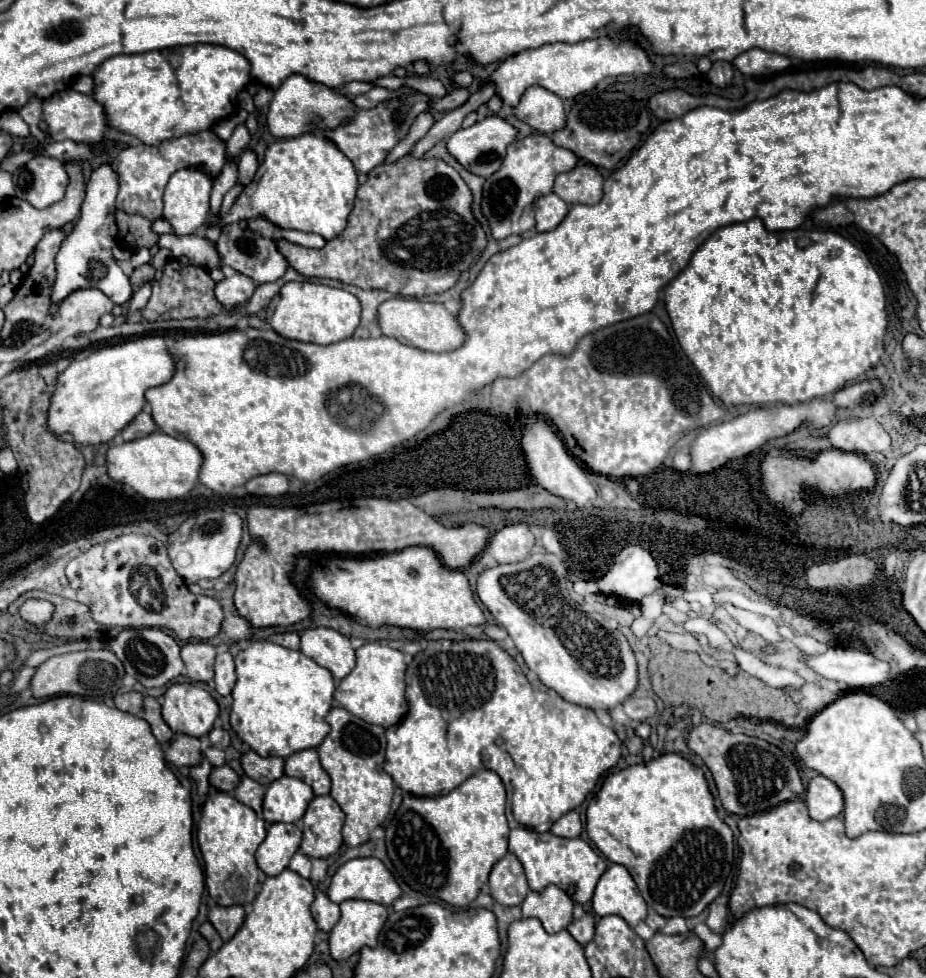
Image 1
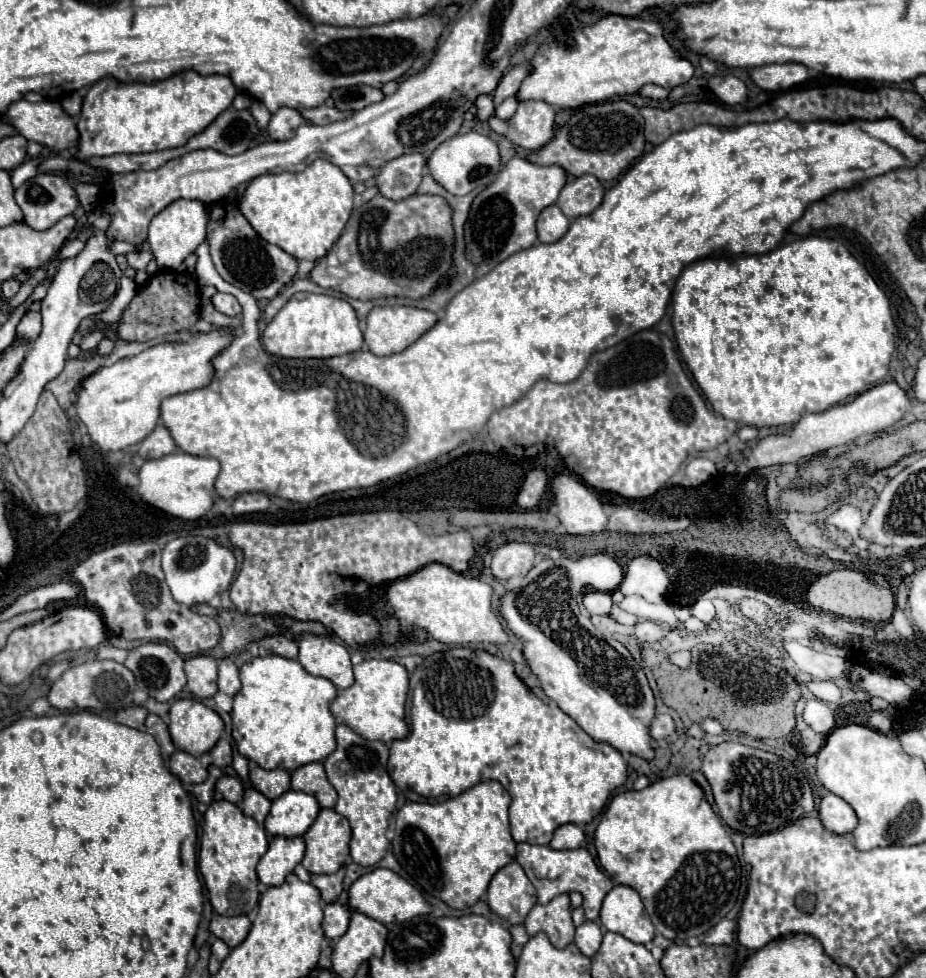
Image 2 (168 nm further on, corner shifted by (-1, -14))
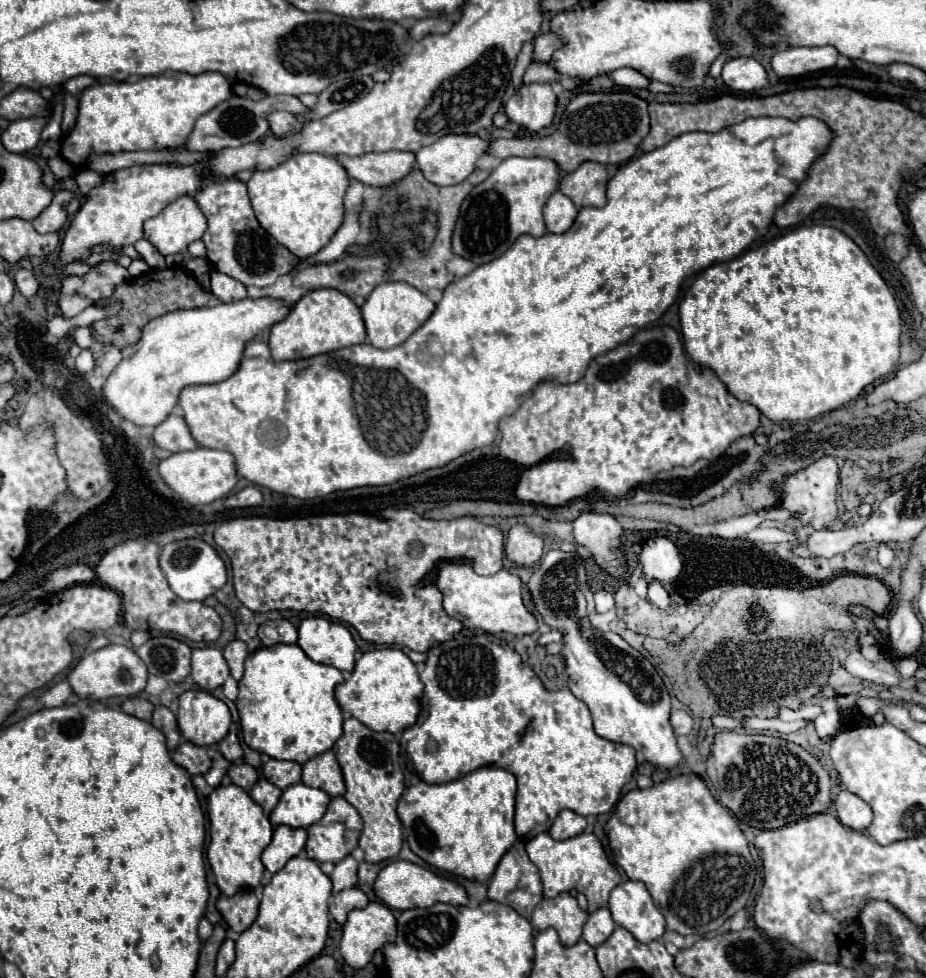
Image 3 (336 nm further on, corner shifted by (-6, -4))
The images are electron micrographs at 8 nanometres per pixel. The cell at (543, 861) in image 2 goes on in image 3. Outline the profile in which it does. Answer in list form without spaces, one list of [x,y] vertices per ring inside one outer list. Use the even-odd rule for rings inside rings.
[[[581,832],[573,838],[567,840],[553,840],[549,834],[539,834],[531,838],[527,844],[527,854],[531,862],[539,868],[541,872],[541,882],[543,882],[543,896],[545,898],[555,898],[561,892],[581,892],[589,900],[589,912],[595,912],[599,908],[605,908],[609,902],[611,890],[621,882],[619,870],[609,862],[605,850],[601,850],[601,840],[595,834]]]

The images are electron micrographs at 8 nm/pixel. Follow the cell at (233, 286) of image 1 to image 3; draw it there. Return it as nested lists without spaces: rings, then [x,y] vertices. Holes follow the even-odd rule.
[[[211,270],[211,292],[221,300],[221,302],[237,302],[247,298],[247,290],[241,282],[237,282],[235,278],[219,272],[219,270]]]

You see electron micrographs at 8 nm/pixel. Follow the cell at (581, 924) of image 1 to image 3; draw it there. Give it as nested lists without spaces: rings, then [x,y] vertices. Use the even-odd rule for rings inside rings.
[[[599,908],[593,914],[589,914],[587,924],[583,926],[583,938],[591,946],[599,946],[611,936],[613,930],[615,930],[615,922],[611,918],[609,908]]]

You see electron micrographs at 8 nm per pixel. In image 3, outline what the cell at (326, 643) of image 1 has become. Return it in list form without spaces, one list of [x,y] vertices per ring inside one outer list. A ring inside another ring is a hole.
[[[319,616],[303,619],[297,644],[313,662],[331,664],[341,672],[351,672],[355,666],[357,646],[351,632],[339,622]]]

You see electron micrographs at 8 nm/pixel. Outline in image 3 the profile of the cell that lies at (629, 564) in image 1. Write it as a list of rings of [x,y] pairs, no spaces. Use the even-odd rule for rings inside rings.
[[[667,536],[651,538],[643,544],[641,552],[643,576],[647,582],[659,580],[669,592],[673,592],[673,584],[683,568],[683,560],[675,542]]]

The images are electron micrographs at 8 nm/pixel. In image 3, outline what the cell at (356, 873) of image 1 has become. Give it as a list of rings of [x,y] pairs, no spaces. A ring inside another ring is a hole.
[[[393,860],[389,862],[375,880],[375,894],[391,908],[391,910],[409,910],[409,908],[429,908],[437,902],[447,902],[455,906],[469,904],[469,896],[465,888],[455,882],[453,878],[447,878],[443,874],[437,874],[433,870],[427,870],[423,866],[417,866],[413,862],[405,860]]]

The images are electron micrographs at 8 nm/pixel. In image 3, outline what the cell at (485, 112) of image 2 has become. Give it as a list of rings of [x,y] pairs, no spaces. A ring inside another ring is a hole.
[[[527,42],[523,48],[521,48],[521,54],[517,58],[517,64],[515,64],[515,70],[513,70],[513,78],[511,78],[511,84],[517,88],[521,84],[521,76],[527,68],[527,64],[531,64],[533,60],[533,42]]]

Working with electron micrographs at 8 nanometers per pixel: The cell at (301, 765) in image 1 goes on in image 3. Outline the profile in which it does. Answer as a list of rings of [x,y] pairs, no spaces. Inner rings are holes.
[[[327,750],[303,764],[303,784],[319,788],[333,796],[345,794],[345,780],[333,750]]]

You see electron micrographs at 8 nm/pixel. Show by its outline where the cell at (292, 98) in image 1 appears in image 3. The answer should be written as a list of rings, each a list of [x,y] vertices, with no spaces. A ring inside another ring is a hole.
[[[271,112],[267,116],[267,122],[269,122],[269,128],[271,132],[277,136],[277,138],[283,138],[291,132],[295,132],[295,116],[291,112]]]

